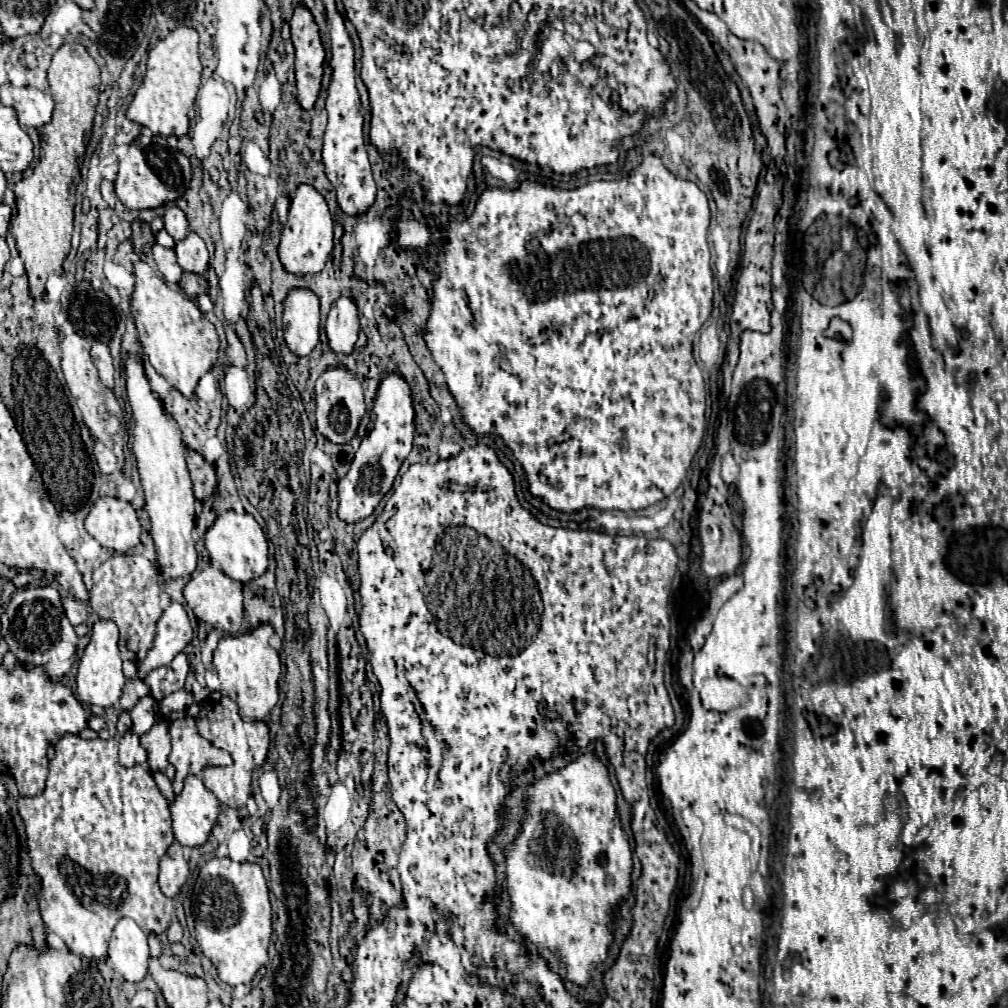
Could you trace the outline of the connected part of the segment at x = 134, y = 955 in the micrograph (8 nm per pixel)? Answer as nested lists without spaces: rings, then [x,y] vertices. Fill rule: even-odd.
[[[122,918],[110,938],[110,962],[128,982],[140,982],[148,972],[148,940],[134,920]]]

